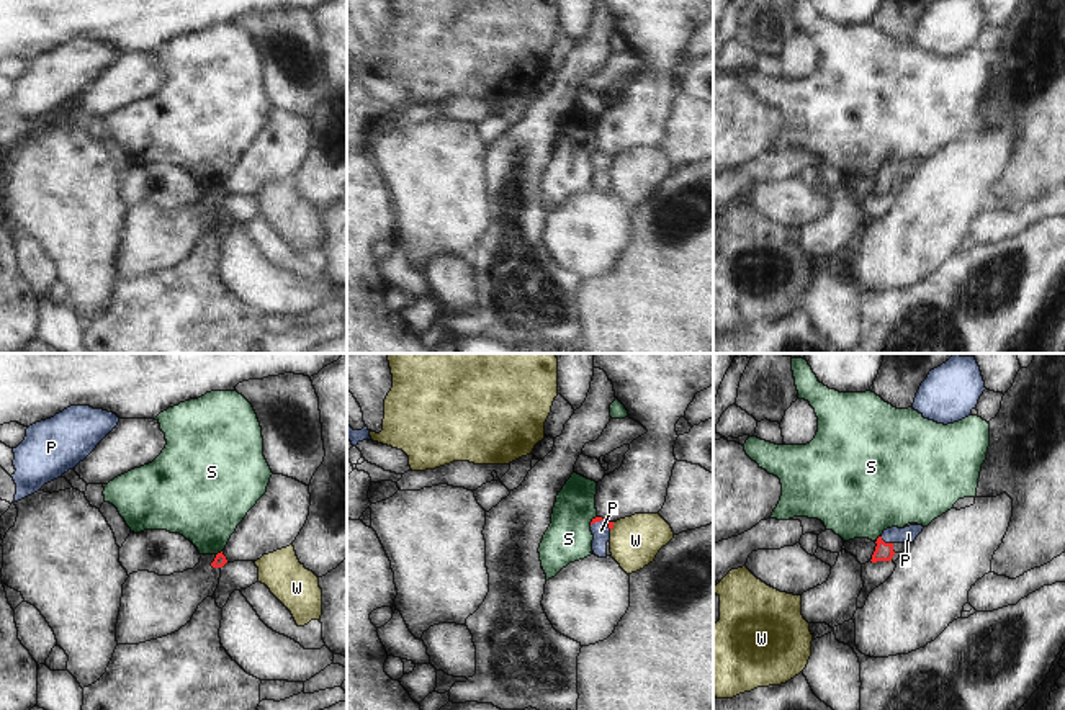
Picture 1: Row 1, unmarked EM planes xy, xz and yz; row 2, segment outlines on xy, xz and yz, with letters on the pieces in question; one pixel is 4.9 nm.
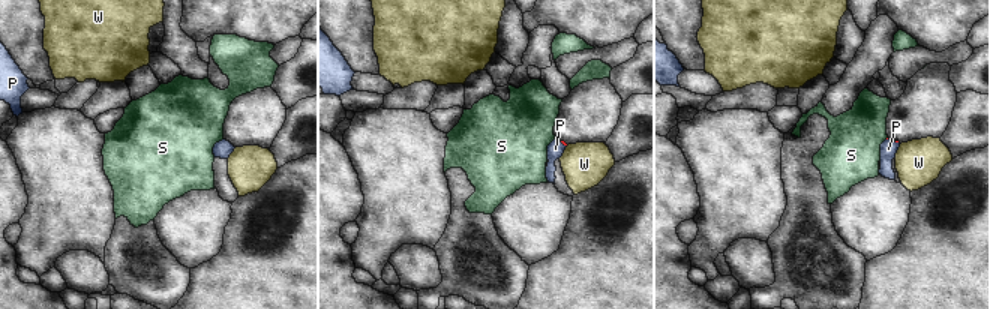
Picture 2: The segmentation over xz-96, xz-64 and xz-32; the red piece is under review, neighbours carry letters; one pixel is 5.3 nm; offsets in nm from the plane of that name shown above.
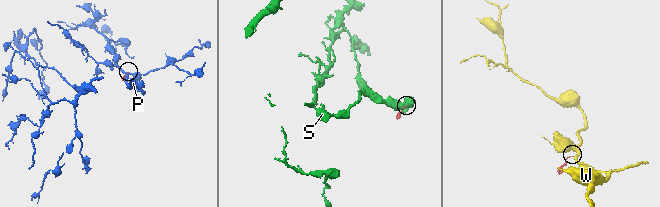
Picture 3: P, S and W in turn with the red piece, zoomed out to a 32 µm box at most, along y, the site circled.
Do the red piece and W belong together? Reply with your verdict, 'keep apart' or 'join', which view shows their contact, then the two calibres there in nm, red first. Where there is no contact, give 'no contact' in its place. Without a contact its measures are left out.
keep apart | xz | 30/240 nm

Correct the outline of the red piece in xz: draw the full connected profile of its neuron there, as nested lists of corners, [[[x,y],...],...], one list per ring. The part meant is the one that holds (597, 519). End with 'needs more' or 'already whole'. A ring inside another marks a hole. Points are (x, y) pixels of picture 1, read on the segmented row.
[[[595,517],[591,522],[591,532],[594,535],[592,551],[599,558],[607,558],[607,541],[610,540],[610,530],[613,522],[607,522],[602,517]]]; needs more

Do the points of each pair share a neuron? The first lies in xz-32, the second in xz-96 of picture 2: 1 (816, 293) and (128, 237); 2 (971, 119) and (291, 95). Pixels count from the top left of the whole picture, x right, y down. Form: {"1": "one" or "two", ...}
{"1": "one", "2": "two"}

